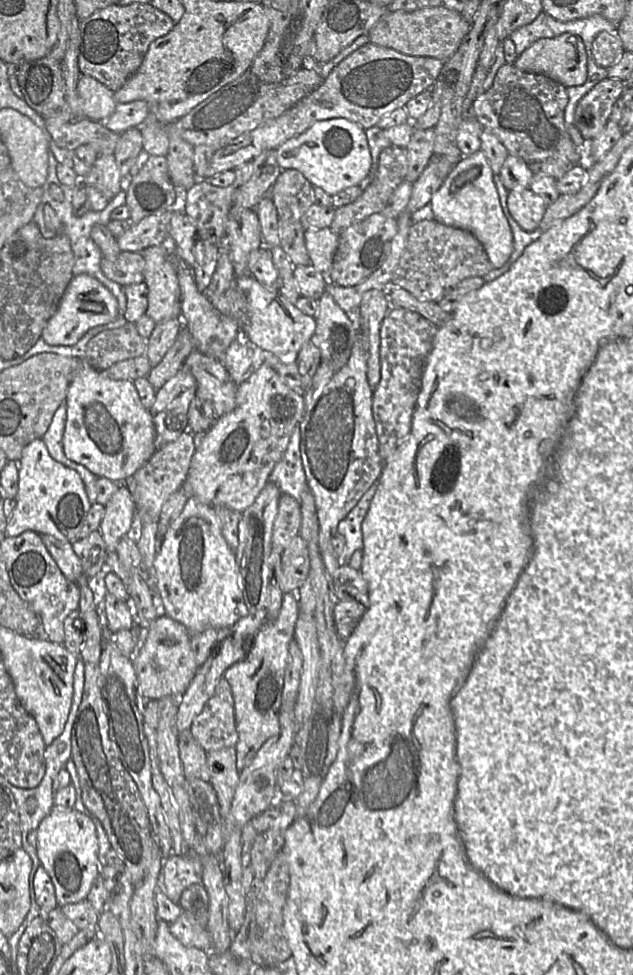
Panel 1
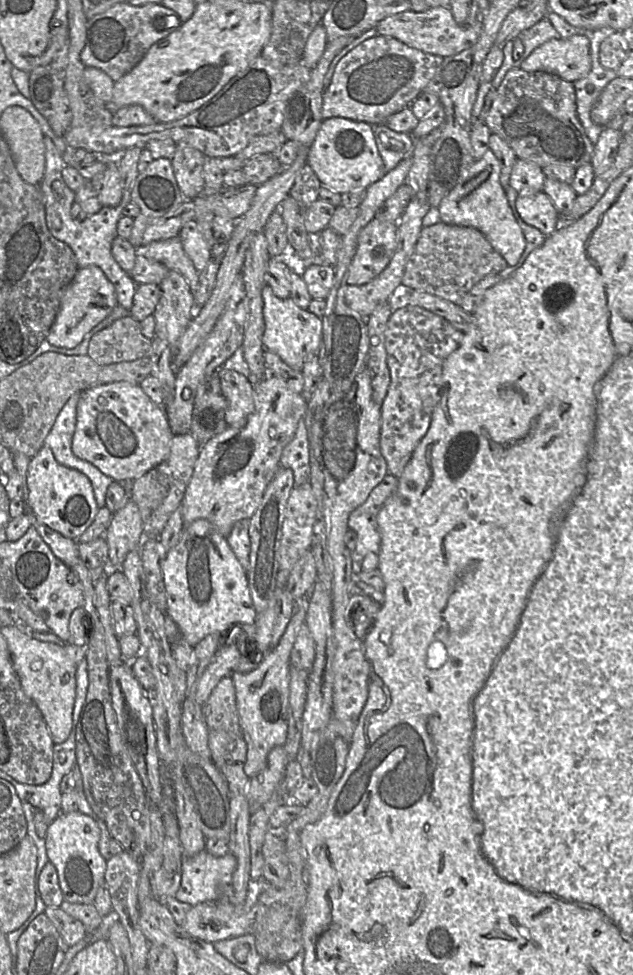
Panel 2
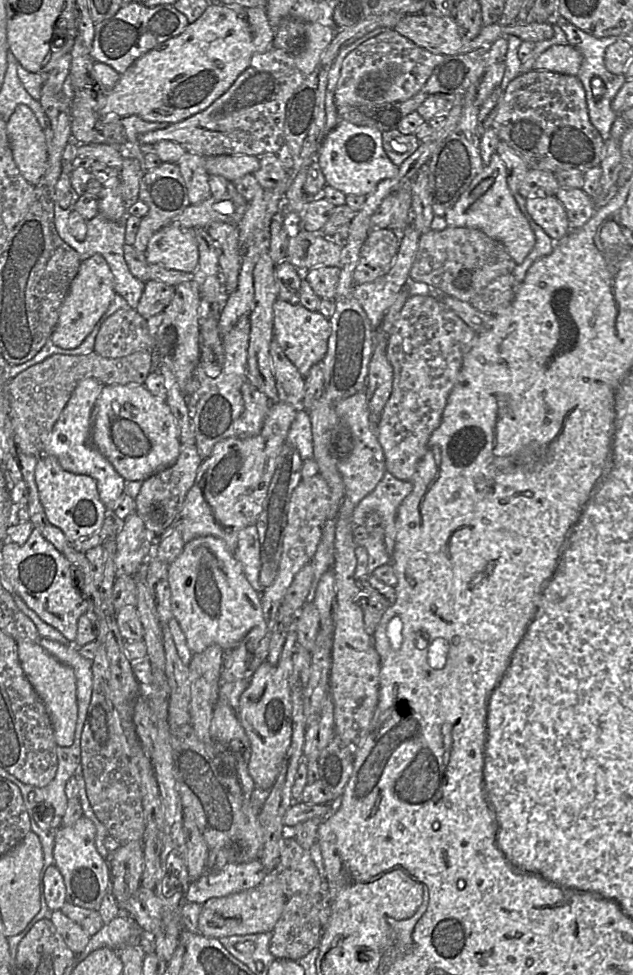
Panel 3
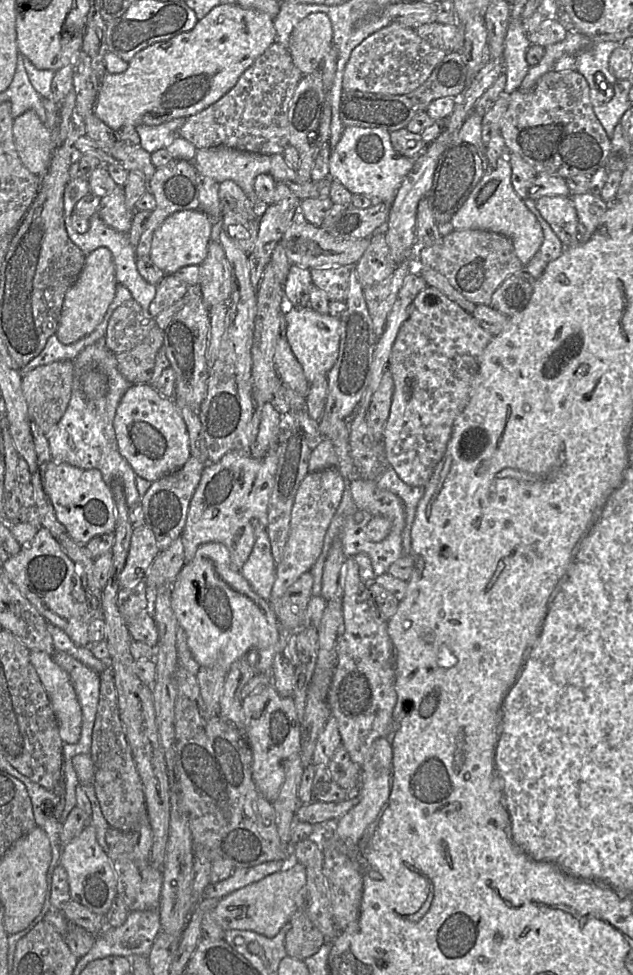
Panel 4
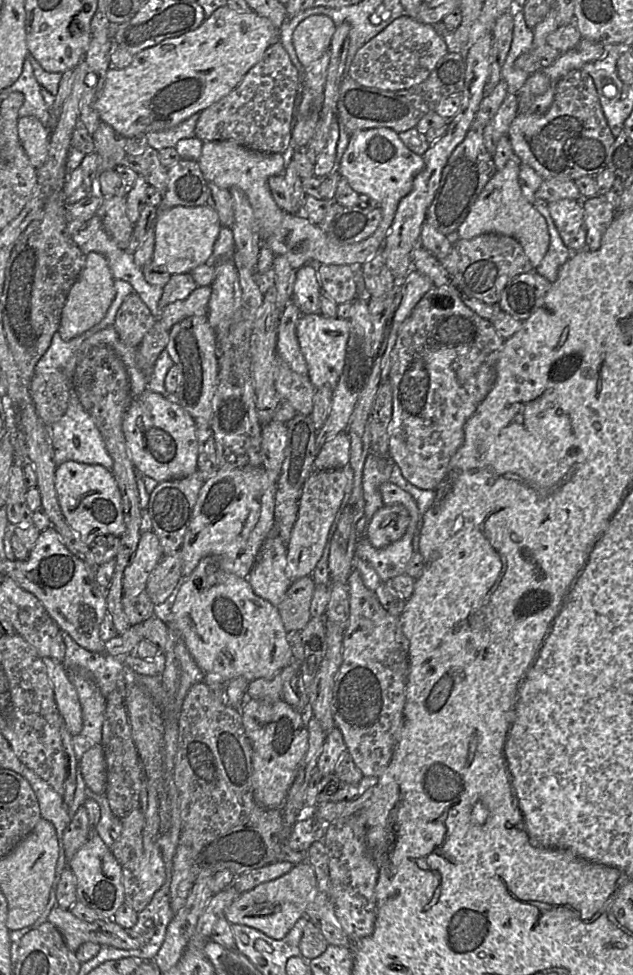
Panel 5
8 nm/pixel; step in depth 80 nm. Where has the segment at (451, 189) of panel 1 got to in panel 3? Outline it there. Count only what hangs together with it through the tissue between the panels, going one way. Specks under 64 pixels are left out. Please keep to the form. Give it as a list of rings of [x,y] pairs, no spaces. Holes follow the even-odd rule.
[[[497,153],[491,156],[489,164],[474,178],[469,189],[444,217],[448,226],[476,228],[500,241],[517,265],[524,261],[536,242],[527,218],[508,187],[506,166]]]

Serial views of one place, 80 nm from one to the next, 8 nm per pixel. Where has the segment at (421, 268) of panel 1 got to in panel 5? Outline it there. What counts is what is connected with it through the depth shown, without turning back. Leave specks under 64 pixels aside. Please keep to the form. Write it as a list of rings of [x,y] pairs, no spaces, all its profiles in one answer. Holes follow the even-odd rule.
[[[498,233],[459,239],[452,244],[450,253],[438,260],[463,292],[491,305],[498,303],[510,280],[522,273],[535,270],[521,244],[513,237]]]

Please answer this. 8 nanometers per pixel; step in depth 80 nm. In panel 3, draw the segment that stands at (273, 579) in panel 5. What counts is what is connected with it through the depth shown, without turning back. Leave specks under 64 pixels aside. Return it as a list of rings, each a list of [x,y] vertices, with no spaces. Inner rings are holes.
[[[247,526],[241,531],[234,555],[242,564],[244,574],[253,589],[262,593],[259,583],[260,546],[256,526]]]

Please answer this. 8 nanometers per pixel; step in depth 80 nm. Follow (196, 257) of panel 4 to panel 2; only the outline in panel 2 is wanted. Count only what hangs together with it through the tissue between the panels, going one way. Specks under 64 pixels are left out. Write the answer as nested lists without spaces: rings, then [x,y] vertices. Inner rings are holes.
[[[178,236],[152,242],[139,253],[143,253],[149,260],[163,264],[171,271],[178,272],[186,279],[193,293],[197,290],[199,272],[186,255]]]

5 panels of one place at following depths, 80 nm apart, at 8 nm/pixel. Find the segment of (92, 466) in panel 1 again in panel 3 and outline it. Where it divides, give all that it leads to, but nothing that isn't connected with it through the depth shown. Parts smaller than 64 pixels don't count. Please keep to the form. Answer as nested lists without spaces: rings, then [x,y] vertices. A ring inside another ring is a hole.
[[[104,385],[99,397],[95,402],[92,412],[91,442],[109,460],[115,470],[126,481],[144,481],[155,473],[172,466],[178,459],[181,448],[180,428],[178,426],[177,420],[172,415],[169,406],[166,404],[165,400],[153,396],[143,385]]]

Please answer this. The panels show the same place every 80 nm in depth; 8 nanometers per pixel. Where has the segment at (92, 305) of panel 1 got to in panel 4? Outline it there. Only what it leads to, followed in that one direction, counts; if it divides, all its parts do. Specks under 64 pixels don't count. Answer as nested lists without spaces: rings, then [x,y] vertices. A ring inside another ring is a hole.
[[[107,248],[91,252],[77,281],[67,292],[55,336],[62,344],[70,345],[91,333],[103,319],[116,291],[115,266]]]

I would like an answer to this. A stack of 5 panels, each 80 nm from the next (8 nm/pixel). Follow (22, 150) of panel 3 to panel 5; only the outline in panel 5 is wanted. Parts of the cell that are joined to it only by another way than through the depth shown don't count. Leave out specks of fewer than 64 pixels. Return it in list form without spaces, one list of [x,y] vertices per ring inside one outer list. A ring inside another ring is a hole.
[[[34,116],[19,118],[17,128],[20,143],[32,166],[38,170],[48,157],[51,130]]]

